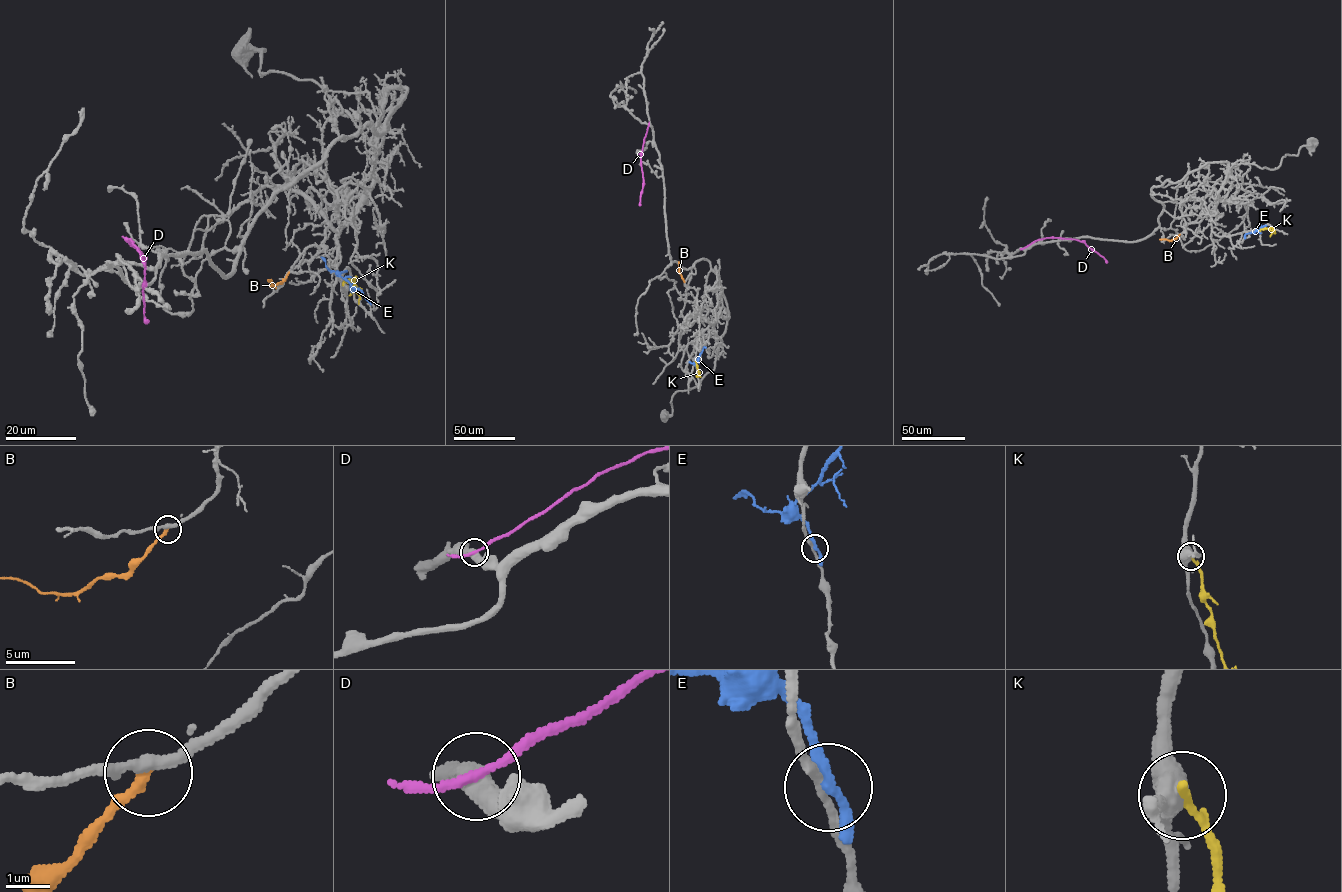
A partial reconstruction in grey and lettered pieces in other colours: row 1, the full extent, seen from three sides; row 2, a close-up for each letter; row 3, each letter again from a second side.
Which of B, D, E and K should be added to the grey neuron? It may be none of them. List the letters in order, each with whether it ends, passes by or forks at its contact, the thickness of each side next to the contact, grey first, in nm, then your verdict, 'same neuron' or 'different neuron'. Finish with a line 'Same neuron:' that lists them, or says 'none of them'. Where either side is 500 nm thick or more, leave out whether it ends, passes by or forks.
B: it ends there; 280 nm thick on the grey side, 240 nm on the other; same neuron
D: it passes by; 480 nm thick on the grey side, 180 nm on the other; different neuron
E: it passes by; 200 nm thick on the grey side, 220 nm on the other; different neuron
K: it ends there; 440 nm thick on the grey side, 220 nm on the other; different neuron
Same neuron: B

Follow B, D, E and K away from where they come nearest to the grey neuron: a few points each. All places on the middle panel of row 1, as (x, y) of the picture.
B: (684, 282), (679, 261)
D: (648, 124), (641, 157), (643, 183), (640, 204)
E: (696, 367), (694, 363), (706, 347)
K: (695, 361), (698, 375), (699, 371)

